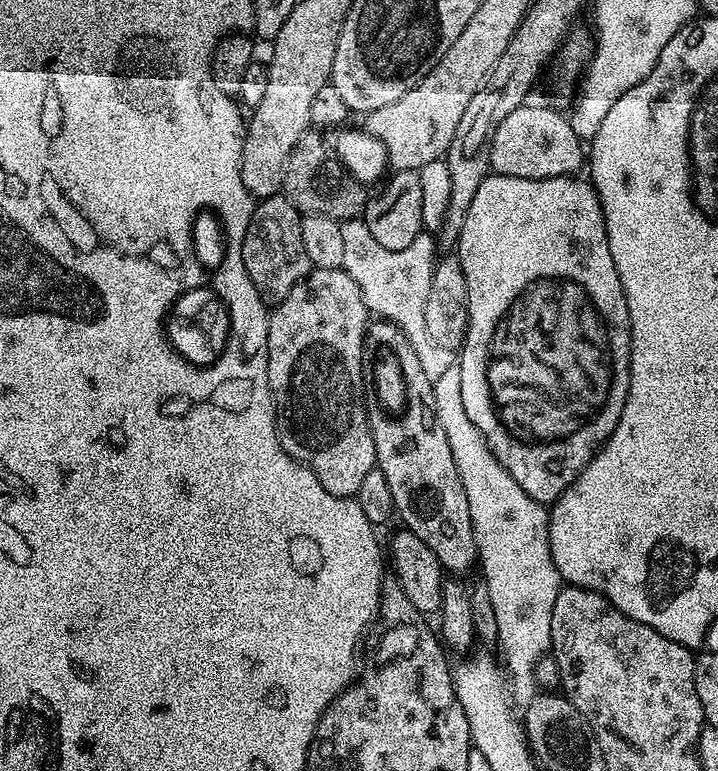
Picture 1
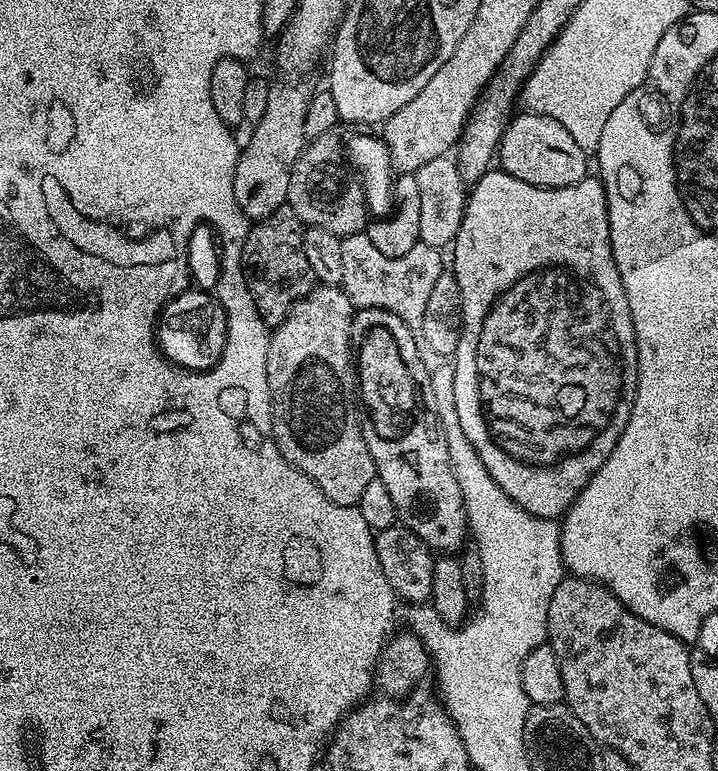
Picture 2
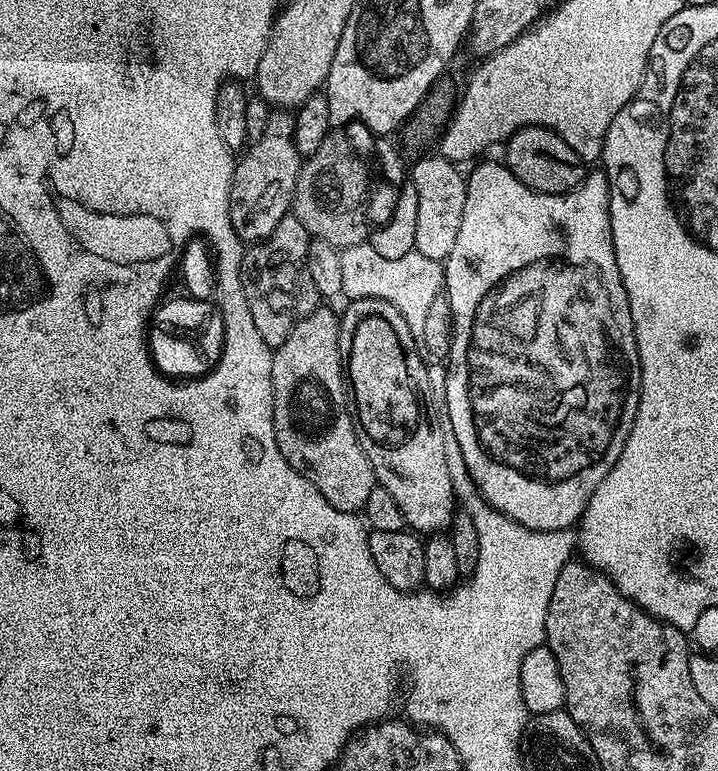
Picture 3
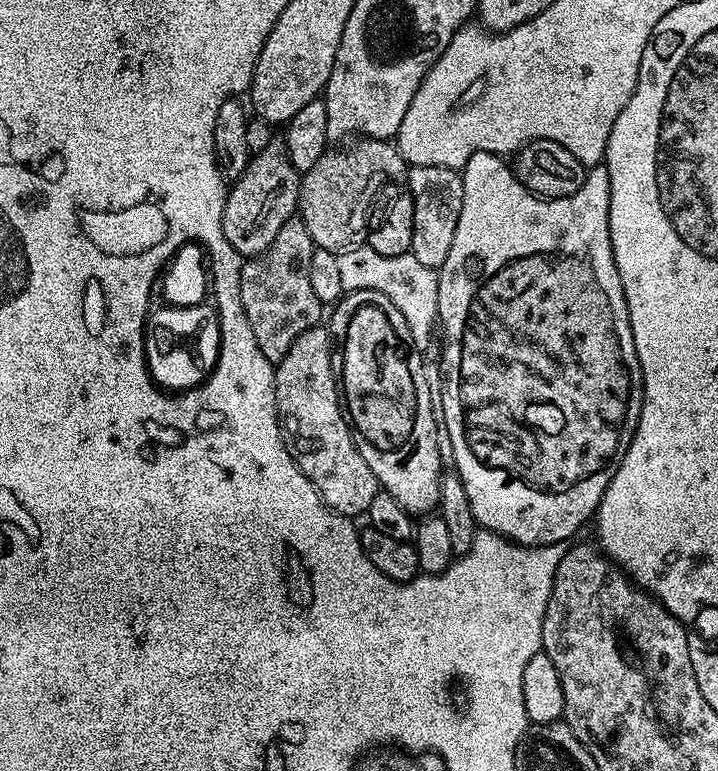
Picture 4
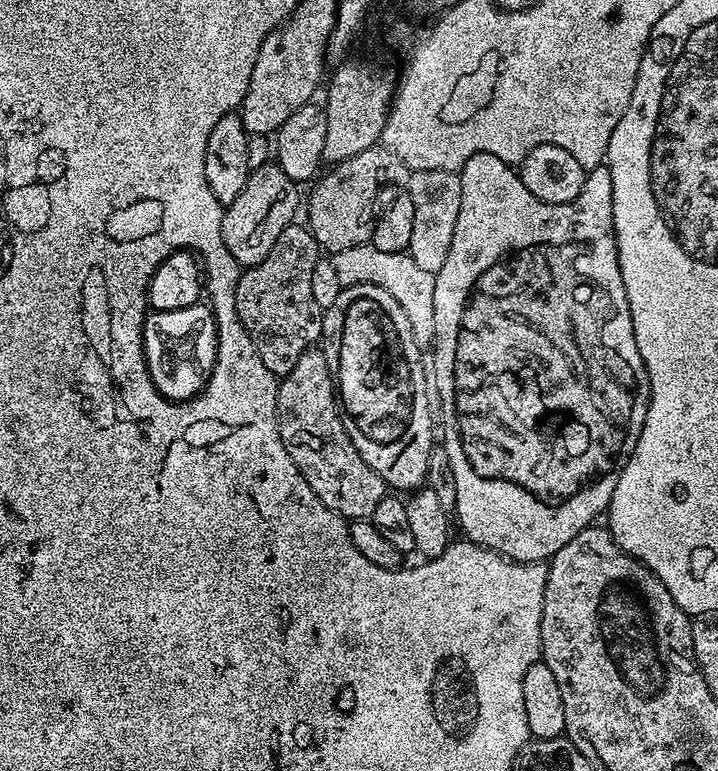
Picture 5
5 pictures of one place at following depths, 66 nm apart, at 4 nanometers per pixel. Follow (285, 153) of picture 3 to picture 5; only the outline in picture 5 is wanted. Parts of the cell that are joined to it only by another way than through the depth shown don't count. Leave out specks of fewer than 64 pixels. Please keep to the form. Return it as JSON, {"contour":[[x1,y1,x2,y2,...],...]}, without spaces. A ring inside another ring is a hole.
{"contour":[[269,162,249,171,246,186,242,186,242,194,238,194,238,198,234,198,234,202,230,202,224,208,222,242,230,255,244,268,252,268,258,262,262,262,262,258,270,254,270,246,278,242,278,234,282,234,282,230,286,230,286,226,290,226,297,219,296,211,299,208,301,211,302,208,302,192,300,196,296,188,299,188,297,181,292,180,290,174,286,174,286,170,282,170,275,162]]}

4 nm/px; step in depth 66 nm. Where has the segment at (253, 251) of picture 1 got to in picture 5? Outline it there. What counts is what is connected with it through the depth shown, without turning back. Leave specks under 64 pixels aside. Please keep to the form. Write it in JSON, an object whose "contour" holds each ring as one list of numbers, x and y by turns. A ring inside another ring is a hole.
{"contour":[[293,222,278,234,278,242,270,246,270,254,262,258,252,268,244,268,240,274,238,290,236,291,236,309,238,318,250,334,250,342,254,342,254,350,258,350,258,358,270,370,272,375,282,378,294,370,298,358,302,358,305,350,313,347,317,343,316,339,324,332,325,309,314,302,314,293,311,280,314,275,314,266,322,258,322,249,320,243,312,237,312,232,303,223]]}

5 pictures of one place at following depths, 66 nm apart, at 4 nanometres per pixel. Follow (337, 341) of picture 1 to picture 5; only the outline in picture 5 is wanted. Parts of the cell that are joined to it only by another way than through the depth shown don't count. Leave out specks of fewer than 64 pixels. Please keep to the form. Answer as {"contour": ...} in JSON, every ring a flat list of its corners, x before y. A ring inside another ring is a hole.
{"contour":[[313,346,305,350,302,358,298,358,295,363,294,370,290,370,290,374,279,381,276,389,276,423,280,426,280,441,282,446,286,446,286,454,290,454,294,466,298,466,302,478,306,478,310,490,318,494,326,507,349,521,363,520,371,517,374,506,382,502,386,485,377,472,370,470,370,466,362,462,362,454,358,454,354,442,350,442,350,434,346,434,344,417,338,407,334,372,331,367,328,369,328,360,318,349,319,347]]}

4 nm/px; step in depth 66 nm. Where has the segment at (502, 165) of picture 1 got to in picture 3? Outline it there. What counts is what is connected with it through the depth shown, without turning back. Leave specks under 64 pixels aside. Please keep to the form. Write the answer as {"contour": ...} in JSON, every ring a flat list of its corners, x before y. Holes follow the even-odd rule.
{"contour":[[530,126,520,128,503,145,503,163,530,190,541,192,542,194,562,194,571,188,576,188,584,183,586,175,585,161,581,160,580,155,566,142,559,134,551,128,540,128]]}

